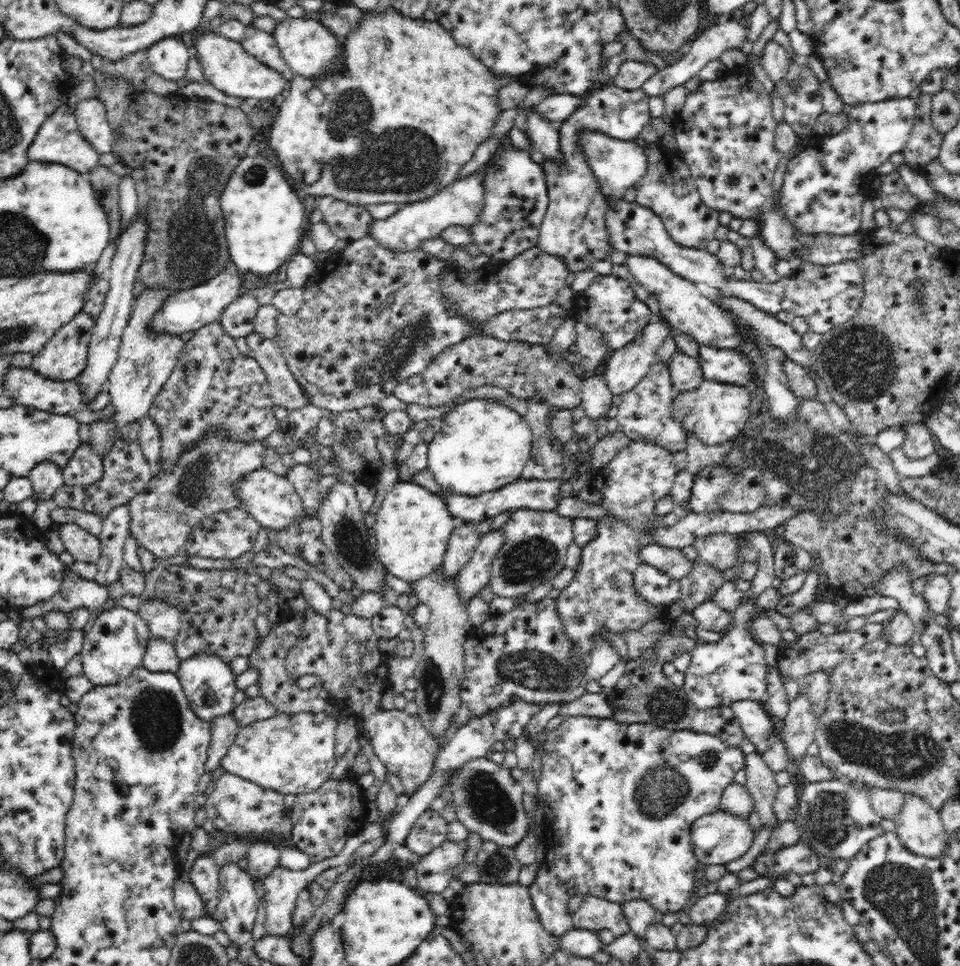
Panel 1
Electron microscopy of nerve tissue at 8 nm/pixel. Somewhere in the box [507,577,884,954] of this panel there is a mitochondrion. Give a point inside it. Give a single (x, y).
(659, 791)

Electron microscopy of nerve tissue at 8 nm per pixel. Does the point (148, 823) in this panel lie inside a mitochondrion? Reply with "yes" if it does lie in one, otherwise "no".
no

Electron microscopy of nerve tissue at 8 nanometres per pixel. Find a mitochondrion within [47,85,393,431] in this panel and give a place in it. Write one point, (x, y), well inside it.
(104, 192)

